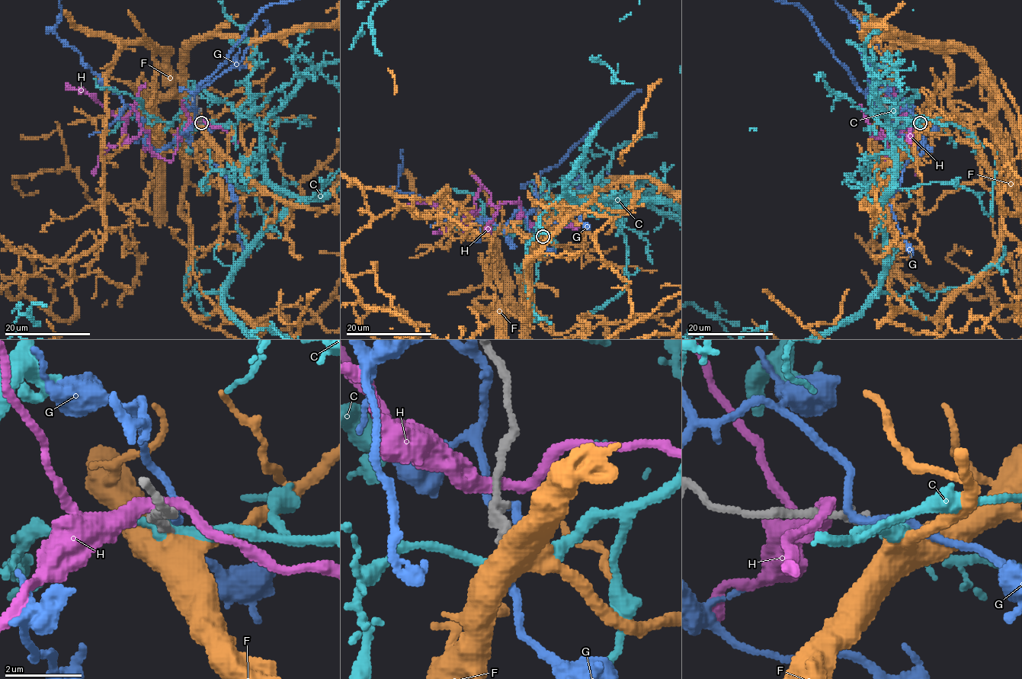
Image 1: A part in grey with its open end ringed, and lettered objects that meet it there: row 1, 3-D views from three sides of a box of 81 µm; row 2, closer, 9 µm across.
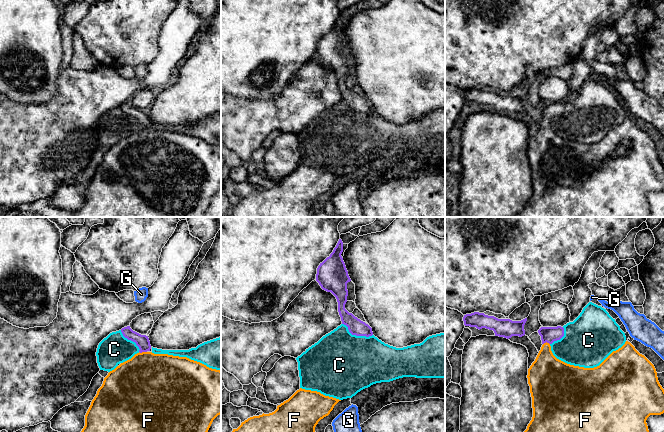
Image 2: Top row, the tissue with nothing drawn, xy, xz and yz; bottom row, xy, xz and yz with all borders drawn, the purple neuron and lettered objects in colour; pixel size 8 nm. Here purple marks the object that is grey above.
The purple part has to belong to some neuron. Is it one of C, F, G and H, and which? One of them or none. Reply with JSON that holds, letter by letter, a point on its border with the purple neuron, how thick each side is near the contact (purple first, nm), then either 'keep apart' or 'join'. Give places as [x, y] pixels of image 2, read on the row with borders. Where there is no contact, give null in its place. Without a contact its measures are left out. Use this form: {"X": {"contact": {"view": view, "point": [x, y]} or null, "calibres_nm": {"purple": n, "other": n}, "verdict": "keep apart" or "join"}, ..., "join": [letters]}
{"C": {"contact": {"view": "xz", "point": [356, 335]}, "calibres_nm": {"purple": 130, "other": 480}, "verdict": "keep apart"}, "F": {"contact": {"view": "xy", "point": [143, 351]}, "calibres_nm": {"purple": 110, "other": 460}, "verdict": "join"}, "G": {"contact": null, "verdict": "keep apart"}, "H": {"contact": null, "verdict": "keep apart"}, "join": ["F"]}

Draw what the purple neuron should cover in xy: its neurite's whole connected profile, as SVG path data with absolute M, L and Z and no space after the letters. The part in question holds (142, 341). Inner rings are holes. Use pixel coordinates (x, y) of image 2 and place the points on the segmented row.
M130 326L122 328L121 332L125 338L135 342L140 350L131 359L110 371L104 378L102 386L98 389L85 415L85 426L81 432L208 432L213 420L221 414L221 371L209 368L187 357L154 354L150 351L151 345L148 336L133 331Z

